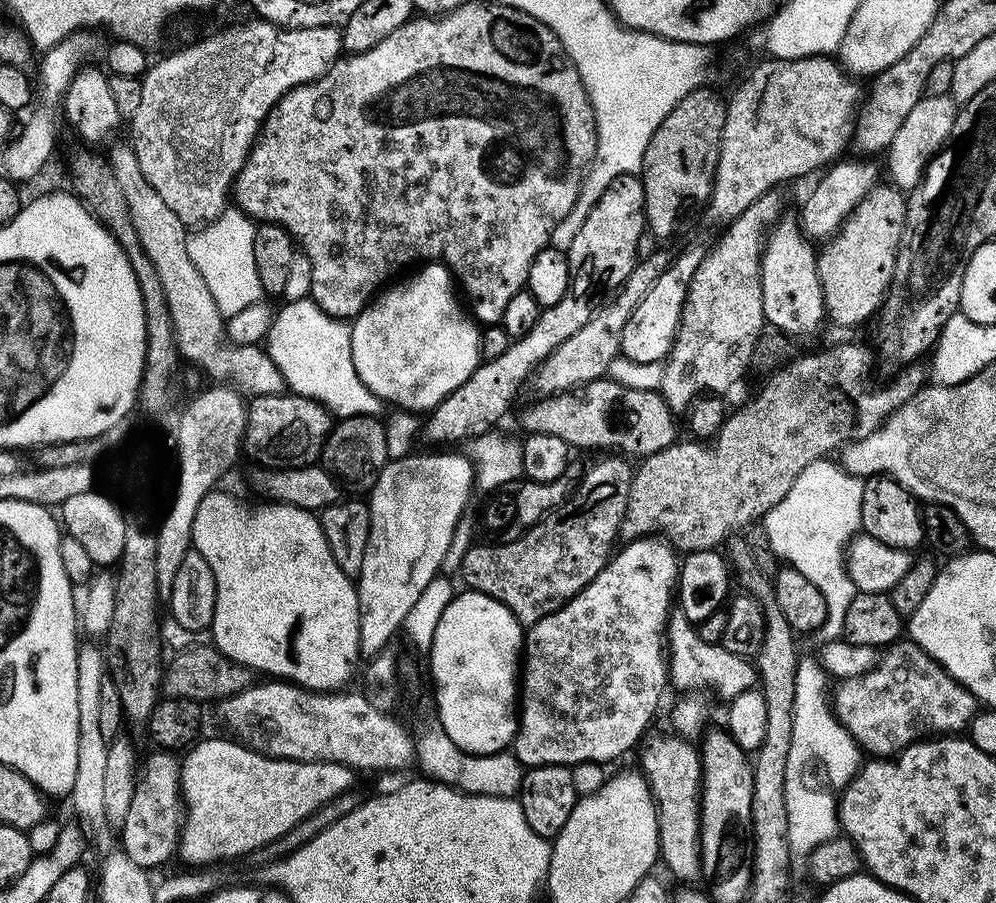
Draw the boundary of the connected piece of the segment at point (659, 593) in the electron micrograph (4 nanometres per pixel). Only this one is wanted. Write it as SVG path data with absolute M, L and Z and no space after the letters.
M655 535L642 536L639 540L630 540L609 559L599 574L594 577L581 592L569 595L563 604L552 609L546 618L534 622L524 632L524 647L522 649L522 687L518 692L518 723L516 738L510 748L517 760L525 769L537 768L554 764L581 764L594 762L607 765L608 760L616 760L624 756L636 743L645 739L644 731L648 723L656 716L656 707L664 696L664 687L670 684L668 675L668 658L666 655L666 629L668 617L674 608L674 593L680 579L681 557L677 549L667 539L657 538Z

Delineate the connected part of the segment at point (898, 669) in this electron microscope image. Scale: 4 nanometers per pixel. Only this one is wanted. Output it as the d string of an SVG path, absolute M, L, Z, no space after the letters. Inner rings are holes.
M911 642L891 645L876 667L837 684L830 696L830 707L853 741L872 758L895 756L906 745L925 738L963 733L978 711L976 696Z

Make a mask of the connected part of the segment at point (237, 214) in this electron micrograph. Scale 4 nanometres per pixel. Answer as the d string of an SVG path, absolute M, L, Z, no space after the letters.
M229 206L217 220L209 220L189 235L190 258L194 266L198 266L202 278L206 278L214 302L226 318L262 300L258 270L254 266L255 233L256 224L252 217L235 206Z

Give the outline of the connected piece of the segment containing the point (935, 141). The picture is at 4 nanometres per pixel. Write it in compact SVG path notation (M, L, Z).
M950 95L942 97L925 96L906 114L906 122L894 134L894 142L887 148L888 172L891 183L901 190L911 190L920 185L924 179L924 169L928 167L929 160L944 147L948 140L950 130L956 121L958 104Z

